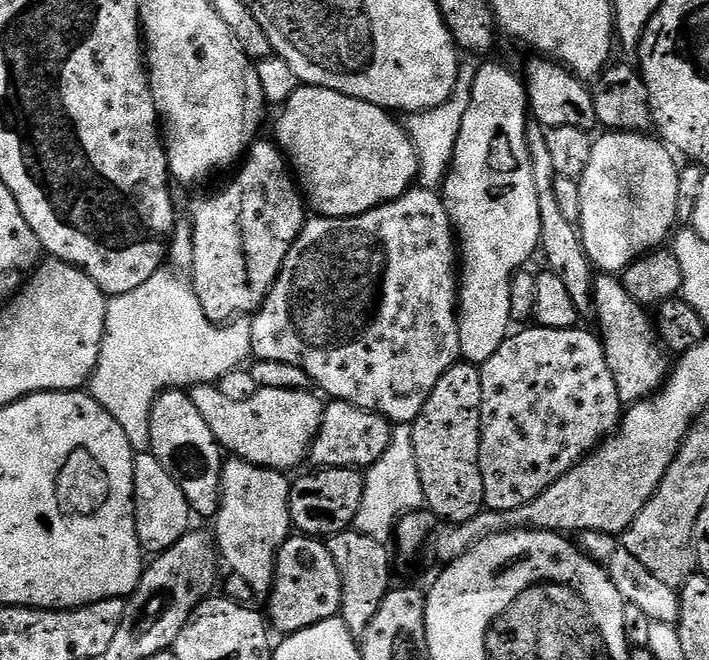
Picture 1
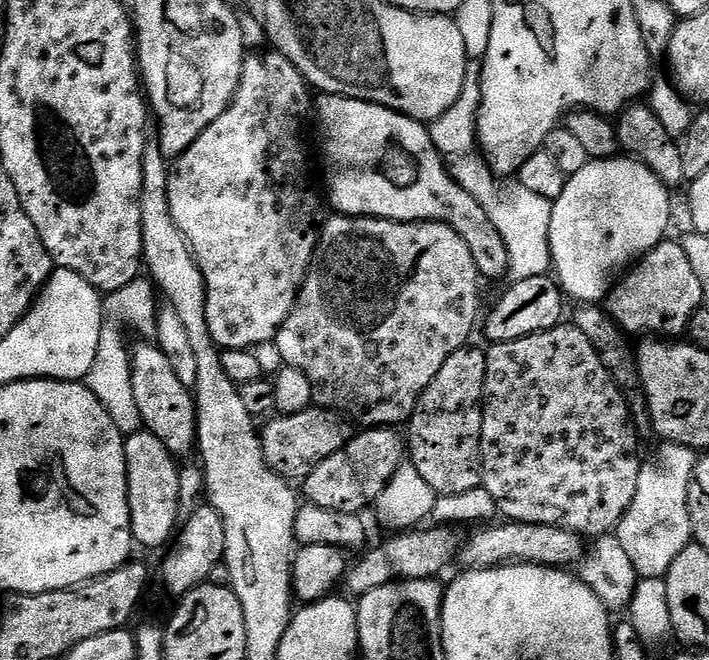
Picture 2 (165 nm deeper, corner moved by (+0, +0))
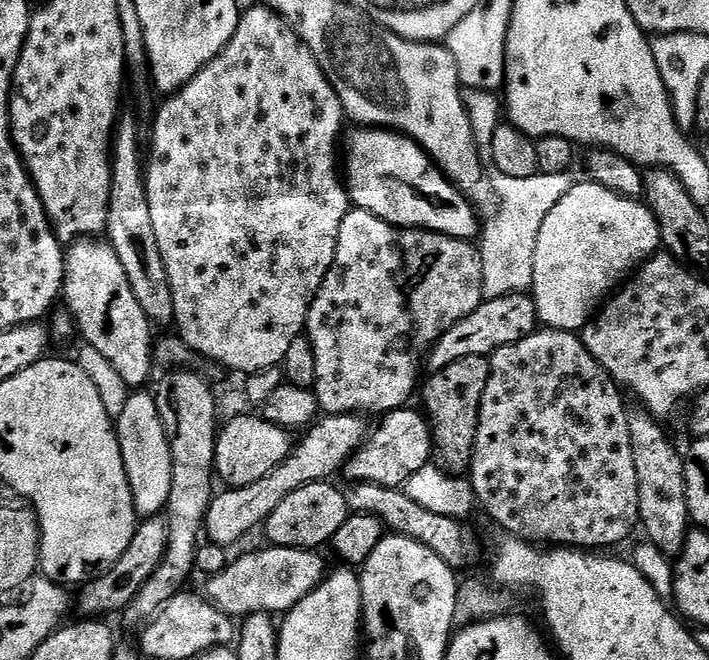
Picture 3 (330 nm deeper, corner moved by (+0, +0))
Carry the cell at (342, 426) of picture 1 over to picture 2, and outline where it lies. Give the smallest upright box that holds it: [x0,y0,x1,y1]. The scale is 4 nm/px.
[260,406,354,482]

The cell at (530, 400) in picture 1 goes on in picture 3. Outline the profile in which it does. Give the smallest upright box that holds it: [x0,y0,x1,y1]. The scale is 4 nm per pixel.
[470,328,640,550]

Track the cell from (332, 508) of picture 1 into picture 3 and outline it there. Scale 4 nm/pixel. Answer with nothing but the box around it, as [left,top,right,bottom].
[342,406,433,488]

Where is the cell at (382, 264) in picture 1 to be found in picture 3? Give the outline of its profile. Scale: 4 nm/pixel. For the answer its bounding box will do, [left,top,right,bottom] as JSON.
[306,210,484,414]

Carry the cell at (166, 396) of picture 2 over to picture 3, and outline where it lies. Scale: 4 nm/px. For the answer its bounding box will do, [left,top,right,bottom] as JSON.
[62,238,154,390]

